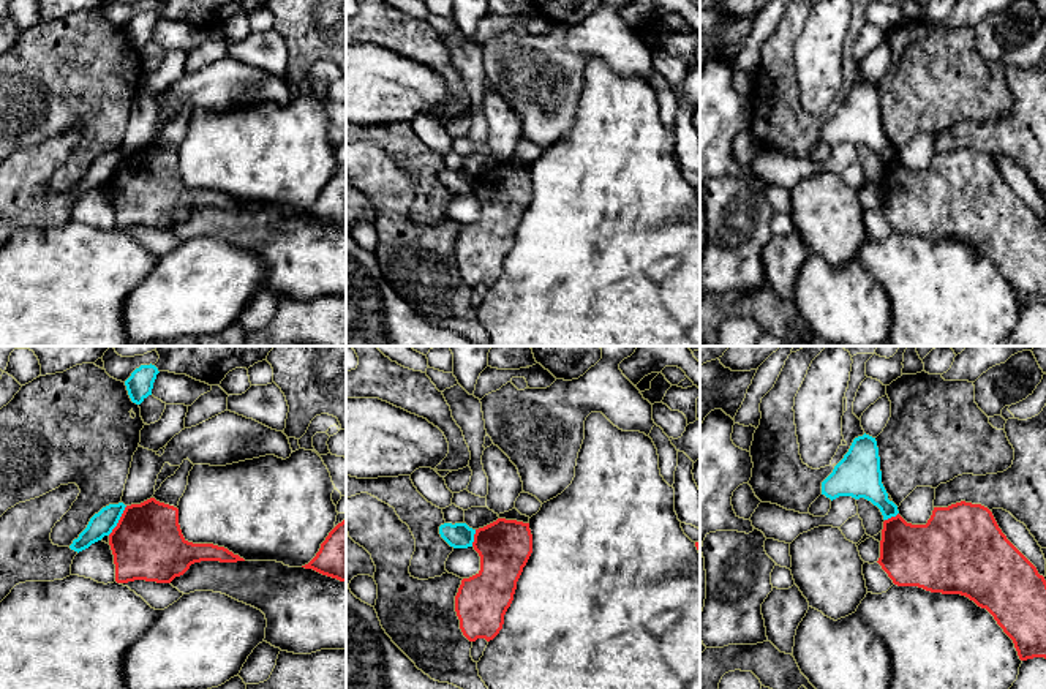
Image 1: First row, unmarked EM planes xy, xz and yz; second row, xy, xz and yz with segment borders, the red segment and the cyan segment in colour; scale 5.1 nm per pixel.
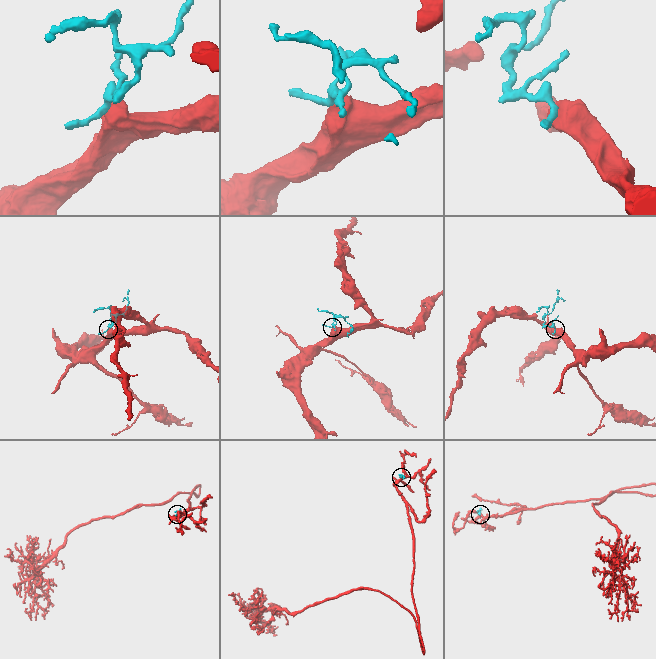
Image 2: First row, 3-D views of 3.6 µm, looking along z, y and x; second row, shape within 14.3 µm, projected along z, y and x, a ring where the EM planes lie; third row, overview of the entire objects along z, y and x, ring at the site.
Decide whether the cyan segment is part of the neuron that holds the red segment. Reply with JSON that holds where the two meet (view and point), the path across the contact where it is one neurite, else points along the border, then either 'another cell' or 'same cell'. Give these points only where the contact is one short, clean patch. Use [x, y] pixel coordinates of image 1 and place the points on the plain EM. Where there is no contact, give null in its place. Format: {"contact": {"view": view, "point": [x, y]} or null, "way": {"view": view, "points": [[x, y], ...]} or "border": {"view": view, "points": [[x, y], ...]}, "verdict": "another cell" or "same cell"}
{"contact": {"view": "xy", "point": [119, 166]}, "border": {"view": "xy", "points": [[127, 152], [117, 171], [108, 180]]}, "verdict": "another cell"}

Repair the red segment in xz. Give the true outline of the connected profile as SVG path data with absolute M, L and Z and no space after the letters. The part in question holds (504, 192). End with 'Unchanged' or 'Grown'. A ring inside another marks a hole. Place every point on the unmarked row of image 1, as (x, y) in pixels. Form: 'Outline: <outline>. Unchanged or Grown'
Outline: M498 164L476 175L472 193L480 202L480 216L461 226L455 258L469 288L490 288L502 275L517 228L532 199L529 169Z. Unchanged

